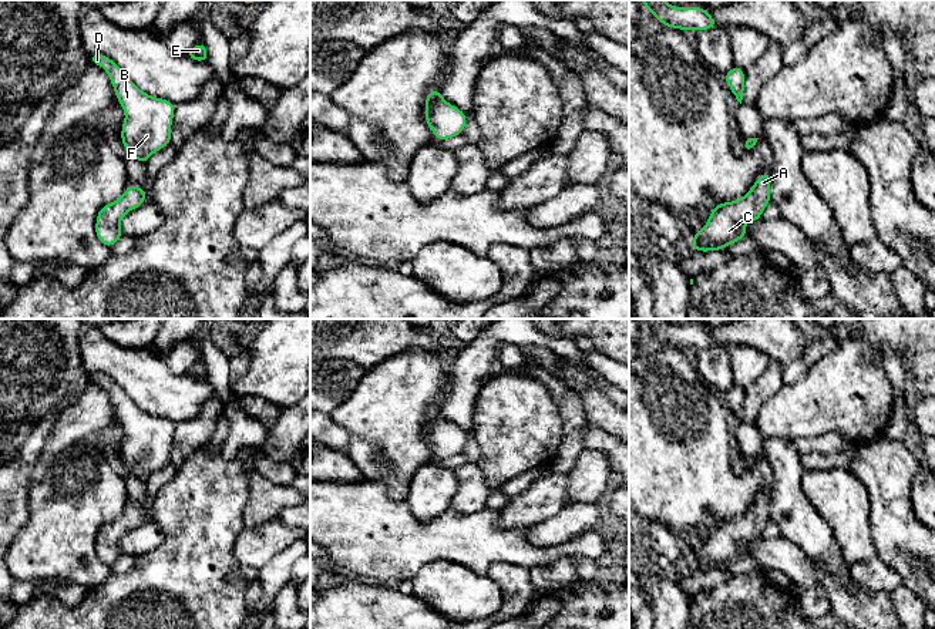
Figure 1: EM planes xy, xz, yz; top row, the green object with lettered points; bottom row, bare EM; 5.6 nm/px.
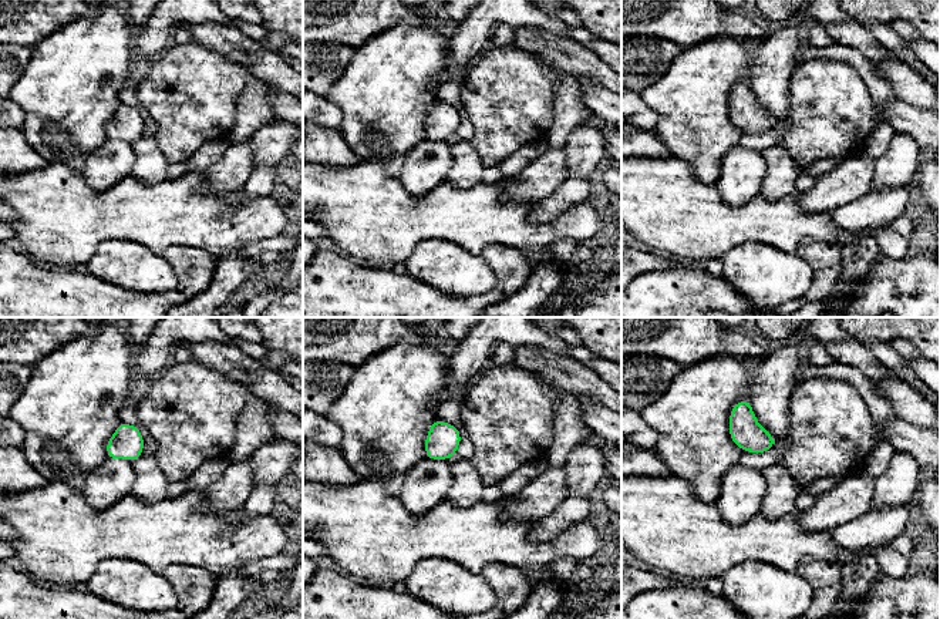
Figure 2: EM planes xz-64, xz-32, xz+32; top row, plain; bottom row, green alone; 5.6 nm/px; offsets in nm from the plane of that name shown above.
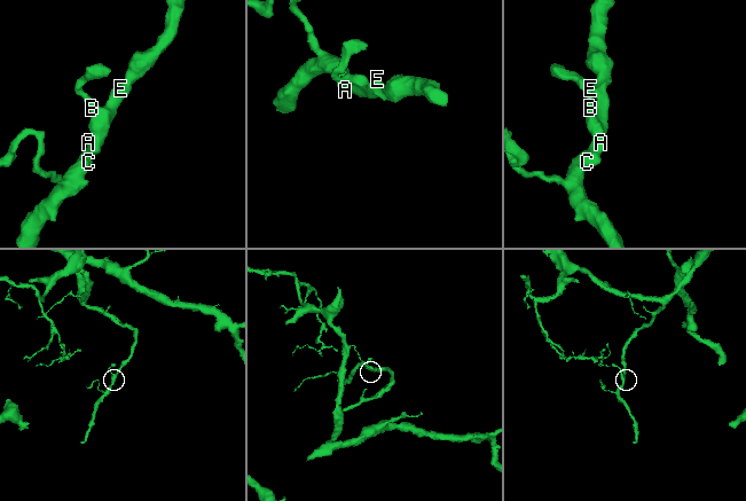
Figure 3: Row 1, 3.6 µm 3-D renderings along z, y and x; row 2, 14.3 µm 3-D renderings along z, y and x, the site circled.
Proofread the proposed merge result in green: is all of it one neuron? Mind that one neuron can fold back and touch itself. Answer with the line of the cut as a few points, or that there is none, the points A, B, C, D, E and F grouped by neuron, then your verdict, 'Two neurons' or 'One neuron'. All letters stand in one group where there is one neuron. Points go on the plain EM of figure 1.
No split. Groups: A B C D E F. One neuron

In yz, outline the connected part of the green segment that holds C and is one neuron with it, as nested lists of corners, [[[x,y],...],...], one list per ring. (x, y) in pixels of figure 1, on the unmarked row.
[[[764,490],[743,517],[716,524],[707,542],[693,552],[692,568],[700,571],[722,569],[747,555],[744,544],[759,539],[764,527],[771,521],[770,504],[770,492]]]

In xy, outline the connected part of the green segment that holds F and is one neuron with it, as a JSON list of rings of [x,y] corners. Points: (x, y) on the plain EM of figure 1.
[[[94,373],[88,376],[91,383],[98,383],[107,390],[117,418],[124,427],[122,464],[130,475],[145,484],[152,472],[171,462],[175,423],[139,408],[107,374]]]

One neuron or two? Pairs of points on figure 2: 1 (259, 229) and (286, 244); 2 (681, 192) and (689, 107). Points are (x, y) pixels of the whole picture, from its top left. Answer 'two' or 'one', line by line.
1: two
2: two

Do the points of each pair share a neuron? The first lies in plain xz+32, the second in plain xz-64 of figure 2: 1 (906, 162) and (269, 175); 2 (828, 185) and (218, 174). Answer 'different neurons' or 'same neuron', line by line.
1: different neurons
2: same neuron

